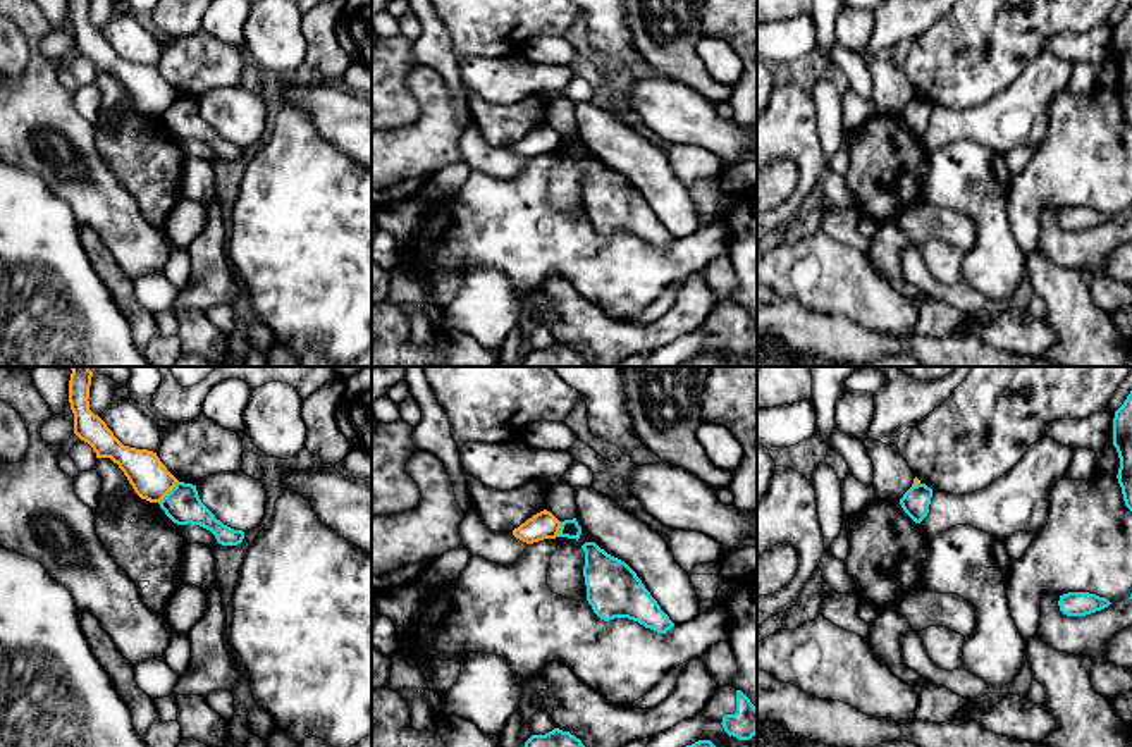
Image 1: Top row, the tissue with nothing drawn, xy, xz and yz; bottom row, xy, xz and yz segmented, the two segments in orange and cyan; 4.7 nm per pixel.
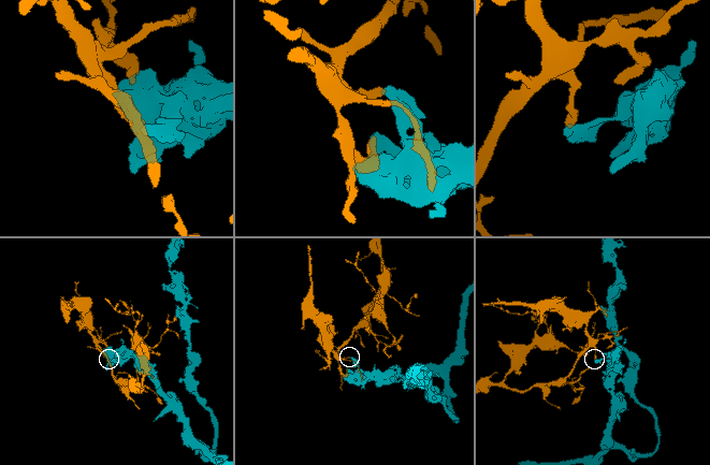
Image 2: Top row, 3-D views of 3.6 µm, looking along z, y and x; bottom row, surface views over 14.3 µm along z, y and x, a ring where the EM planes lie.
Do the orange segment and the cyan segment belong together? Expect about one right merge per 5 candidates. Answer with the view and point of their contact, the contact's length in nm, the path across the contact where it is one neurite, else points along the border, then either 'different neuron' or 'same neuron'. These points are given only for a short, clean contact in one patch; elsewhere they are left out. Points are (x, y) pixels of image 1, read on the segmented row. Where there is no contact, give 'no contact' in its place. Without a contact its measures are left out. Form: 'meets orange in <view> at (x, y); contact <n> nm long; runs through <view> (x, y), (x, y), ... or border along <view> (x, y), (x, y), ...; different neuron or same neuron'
meets orange in xy at (169, 491); contact 140 nm long; border along xy (178, 481), (159, 503); different neuron

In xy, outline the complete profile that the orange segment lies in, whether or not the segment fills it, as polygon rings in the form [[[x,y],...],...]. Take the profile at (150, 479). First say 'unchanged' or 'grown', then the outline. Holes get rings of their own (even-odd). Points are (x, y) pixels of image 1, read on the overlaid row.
unchanged | [[[69,367],[69,403],[74,413],[74,434],[88,442],[96,458],[110,458],[127,477],[134,492],[150,503],[160,503],[179,482],[157,453],[124,446],[107,423],[89,410],[89,367]]]

